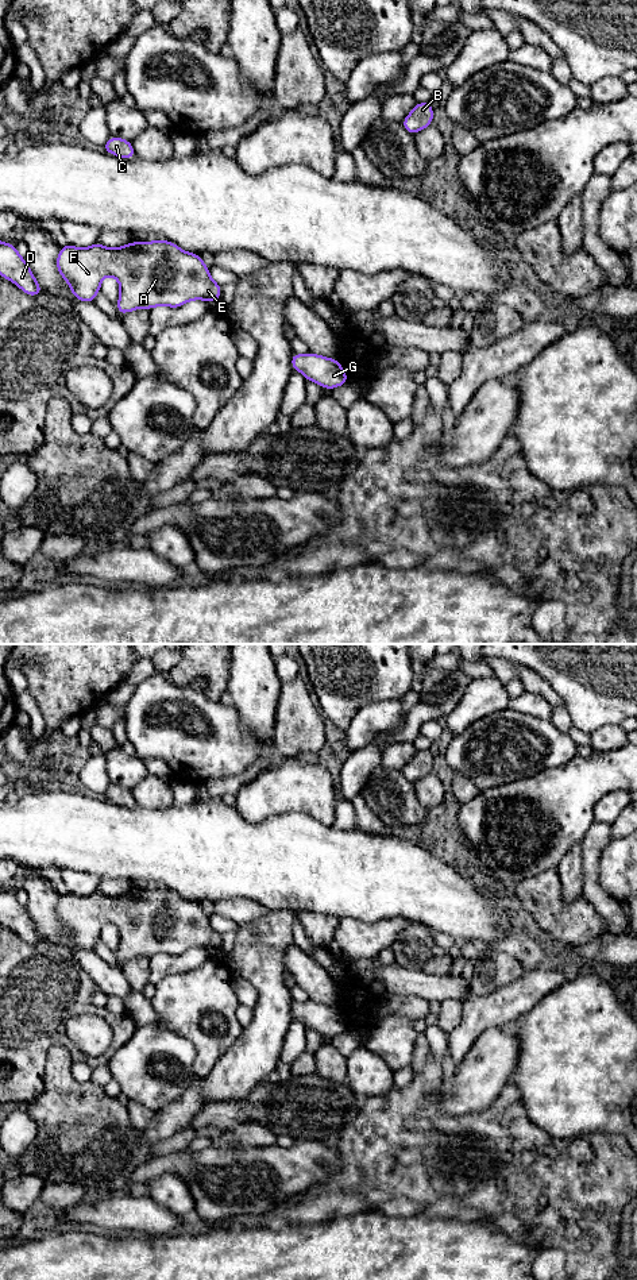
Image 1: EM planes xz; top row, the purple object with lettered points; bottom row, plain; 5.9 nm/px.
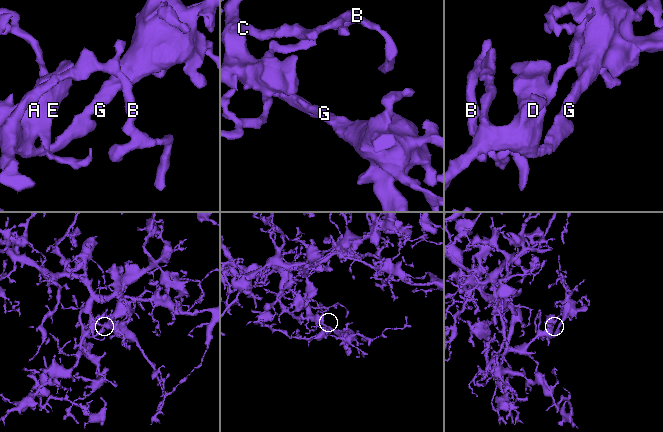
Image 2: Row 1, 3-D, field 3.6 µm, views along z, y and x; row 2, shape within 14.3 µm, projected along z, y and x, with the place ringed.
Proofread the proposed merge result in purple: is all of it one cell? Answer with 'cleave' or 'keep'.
keep

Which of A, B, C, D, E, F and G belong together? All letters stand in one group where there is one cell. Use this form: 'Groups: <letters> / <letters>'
Groups: A B C D E F G

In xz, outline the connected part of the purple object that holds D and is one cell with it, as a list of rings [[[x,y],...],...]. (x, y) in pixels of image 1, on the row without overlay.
[[[0,890],[0,924],[13,930],[28,944],[45,941],[15,892]]]

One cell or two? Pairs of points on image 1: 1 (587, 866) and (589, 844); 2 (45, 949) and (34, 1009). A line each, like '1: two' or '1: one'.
1: one
2: one

